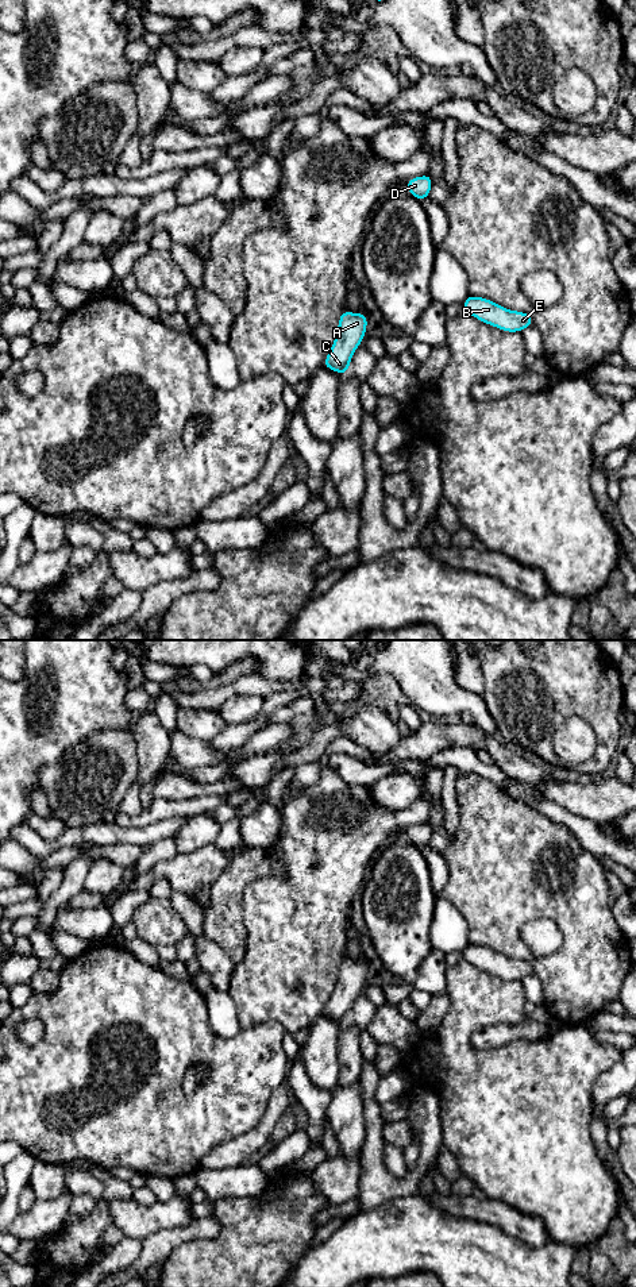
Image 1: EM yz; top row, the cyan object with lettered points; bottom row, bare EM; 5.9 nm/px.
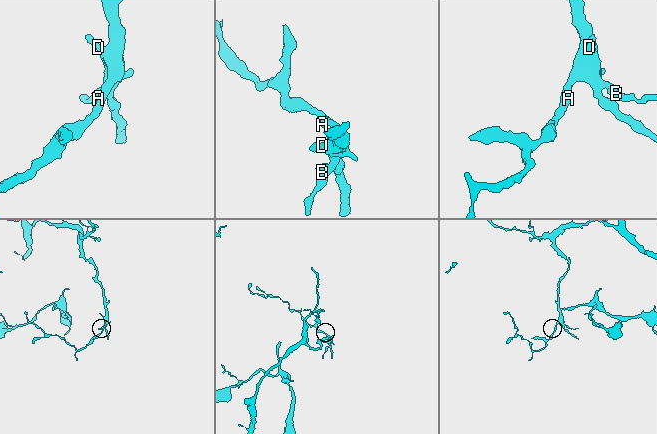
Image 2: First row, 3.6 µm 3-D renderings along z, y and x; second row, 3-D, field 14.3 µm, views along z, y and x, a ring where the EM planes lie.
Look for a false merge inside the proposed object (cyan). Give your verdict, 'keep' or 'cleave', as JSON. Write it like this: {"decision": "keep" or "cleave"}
{"decision": "keep"}

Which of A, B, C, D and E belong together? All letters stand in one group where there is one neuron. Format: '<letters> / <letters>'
A B C D E

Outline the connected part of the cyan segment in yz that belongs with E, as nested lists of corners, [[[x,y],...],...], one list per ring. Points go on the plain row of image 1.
[[[469,943],[463,949],[463,959],[473,966],[505,980],[521,980],[533,972],[529,962],[509,959],[485,945]]]

